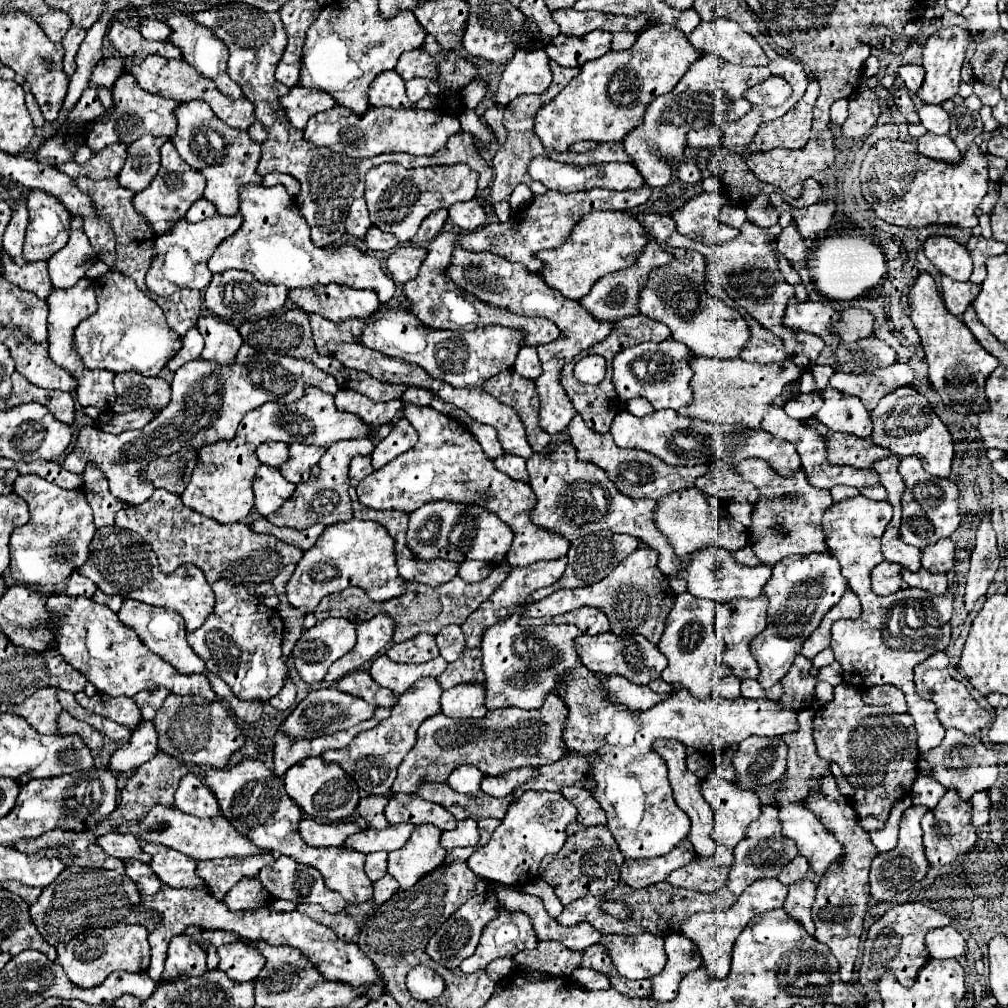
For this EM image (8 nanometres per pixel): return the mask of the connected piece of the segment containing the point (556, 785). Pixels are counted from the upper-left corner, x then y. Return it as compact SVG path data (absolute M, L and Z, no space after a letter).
M578 753L562 757L554 765L546 765L540 769L540 777L534 781L528 781L522 789L518 789L512 797L518 799L522 791L526 789L544 789L544 791L560 791L566 785L574 785L578 779L582 779L582 773L588 771L588 757L582 757Z

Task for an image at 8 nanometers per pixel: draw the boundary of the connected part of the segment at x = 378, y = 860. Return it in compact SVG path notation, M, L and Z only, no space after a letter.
M384 851L366 855L364 871L366 871L366 875L368 875L368 879L370 879L372 883L376 883L378 879L382 879L382 877L386 875L386 857L384 857Z

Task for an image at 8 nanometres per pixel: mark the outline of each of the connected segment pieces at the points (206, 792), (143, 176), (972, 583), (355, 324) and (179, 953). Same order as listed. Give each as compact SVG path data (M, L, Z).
M188 773L182 777L180 787L176 791L176 809L194 815L194 817L218 817L220 805L214 793L198 779L196 775Z
M144 135L128 145L126 163L118 175L122 187L130 187L134 193L138 193L150 185L160 167L160 147L166 141L166 137Z
M984 515L984 519L978 525L976 547L972 553L968 581L966 581L966 595L964 595L966 611L972 611L974 603L982 595L986 595L994 579L994 573L998 569L998 561L1000 561L1000 553L996 549L996 533L992 529L990 515Z
M310 315L310 325L314 329L316 349L322 355L334 355L340 343L356 341L364 329L364 319L348 319L344 323L326 321L322 315Z
M186 935L172 937L162 977L170 979L178 971L184 971L186 977L198 977L206 973L206 951L202 951L198 943L190 943Z

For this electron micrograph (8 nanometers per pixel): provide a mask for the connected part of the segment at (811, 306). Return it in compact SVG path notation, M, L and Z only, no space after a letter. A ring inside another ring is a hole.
M792 297L786 307L786 315L784 315L782 323L786 323L786 327L790 327L790 329L806 331L806 333L814 333L814 335L822 337L828 347L838 347L840 339L828 331L830 321L834 321L838 317L840 317L840 313L834 311L826 303L814 303L814 301L800 303L798 299Z

